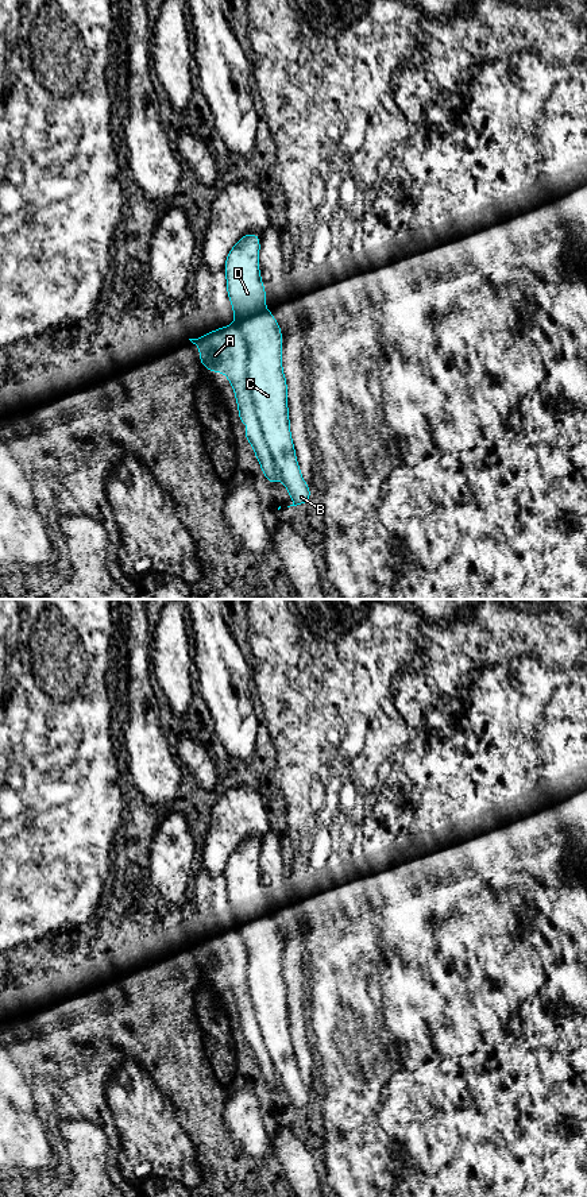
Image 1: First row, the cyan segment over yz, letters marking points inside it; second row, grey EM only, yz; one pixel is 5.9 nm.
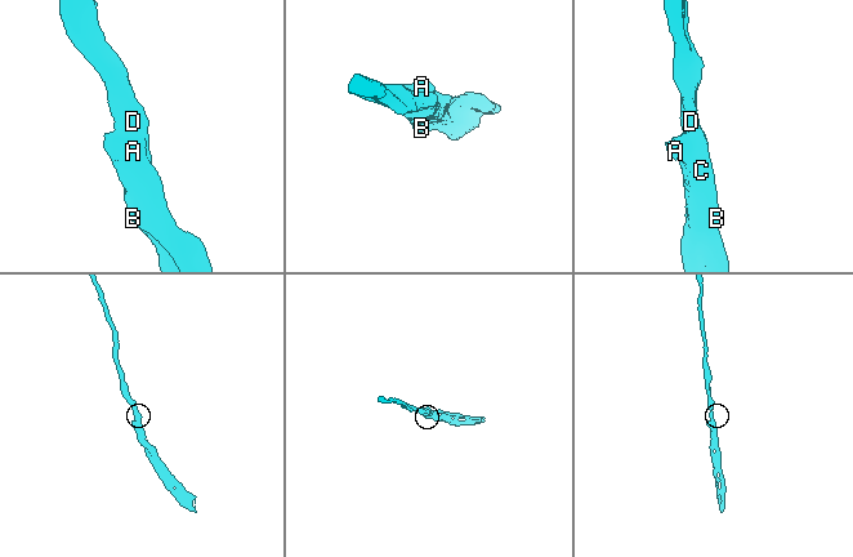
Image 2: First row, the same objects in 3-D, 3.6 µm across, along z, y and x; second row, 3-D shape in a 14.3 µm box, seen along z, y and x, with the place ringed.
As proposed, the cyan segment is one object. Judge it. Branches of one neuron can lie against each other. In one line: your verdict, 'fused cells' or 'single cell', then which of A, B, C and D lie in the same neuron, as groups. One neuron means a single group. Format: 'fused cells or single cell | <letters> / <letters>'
fused cells | A / B C D

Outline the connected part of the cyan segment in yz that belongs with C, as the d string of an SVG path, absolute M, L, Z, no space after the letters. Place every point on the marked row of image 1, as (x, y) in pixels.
M246 233L229 250L224 266L227 294L248 351L247 382L258 424L277 478L293 501L290 506L297 506L306 503L312 491L301 475L291 439L287 383L282 368L282 331L266 308L259 240L256 233Z

